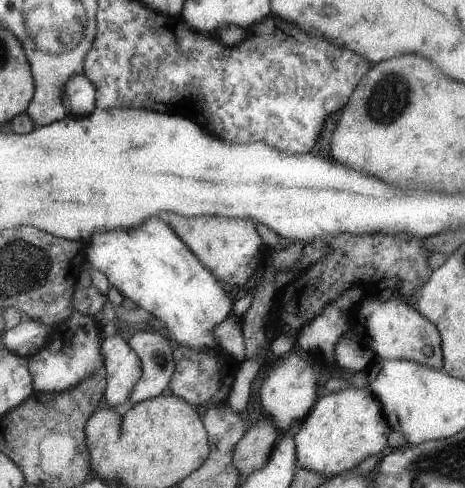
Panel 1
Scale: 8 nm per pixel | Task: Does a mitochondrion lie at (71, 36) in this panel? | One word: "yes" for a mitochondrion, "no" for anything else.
yes

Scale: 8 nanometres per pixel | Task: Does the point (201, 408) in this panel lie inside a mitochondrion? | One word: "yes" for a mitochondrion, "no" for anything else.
no

